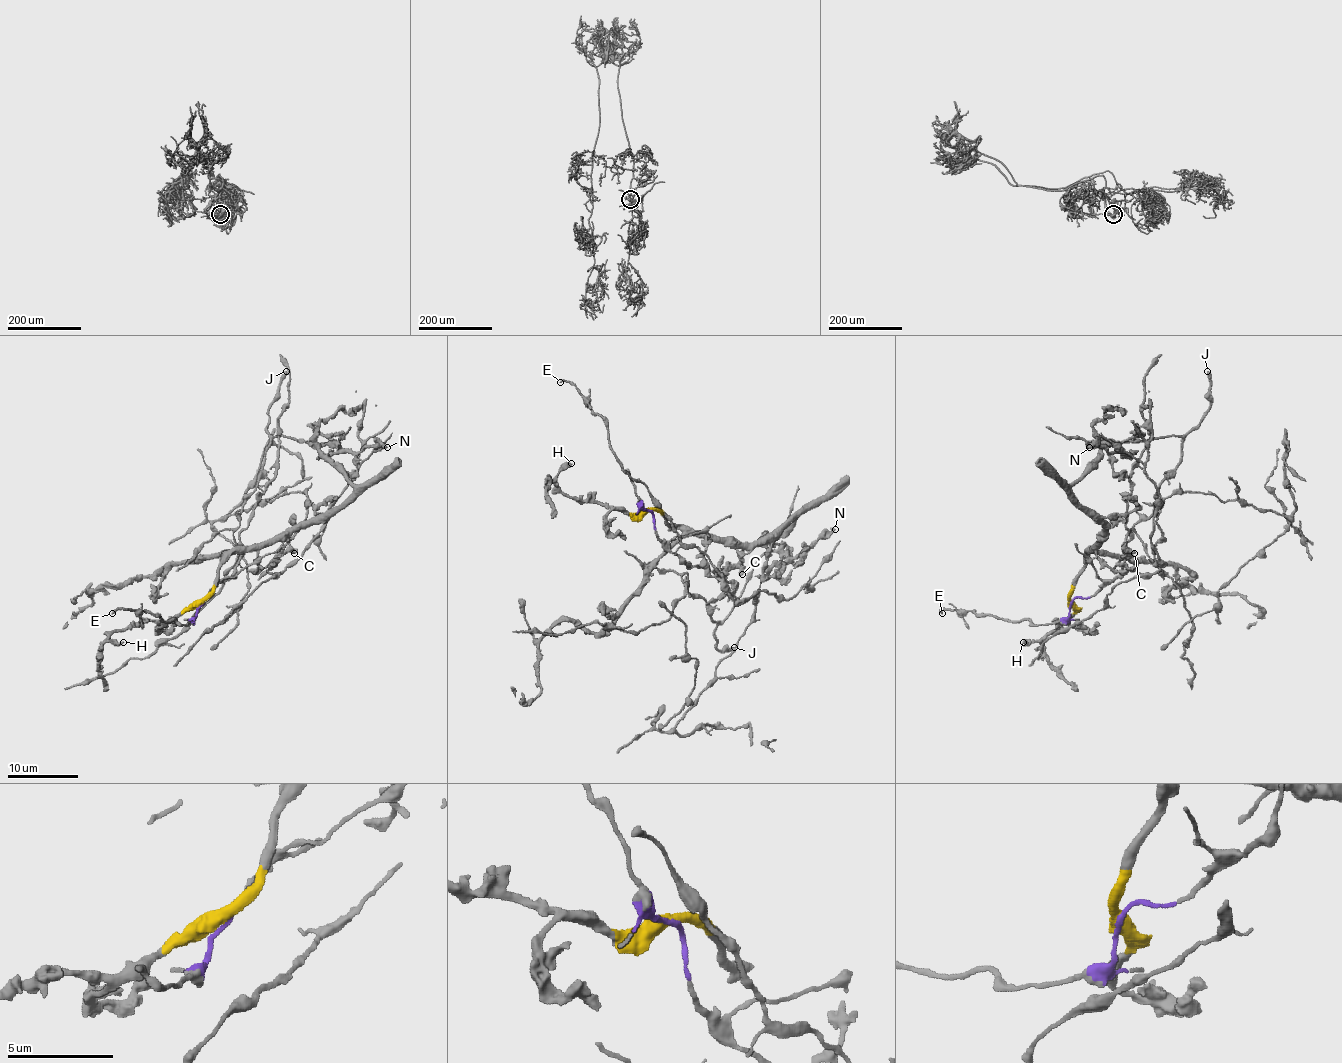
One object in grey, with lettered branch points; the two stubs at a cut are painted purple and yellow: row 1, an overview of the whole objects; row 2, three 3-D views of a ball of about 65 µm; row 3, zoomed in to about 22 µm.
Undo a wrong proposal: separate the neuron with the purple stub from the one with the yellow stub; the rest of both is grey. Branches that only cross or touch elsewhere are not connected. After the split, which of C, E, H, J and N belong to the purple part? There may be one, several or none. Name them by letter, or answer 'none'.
E, J

